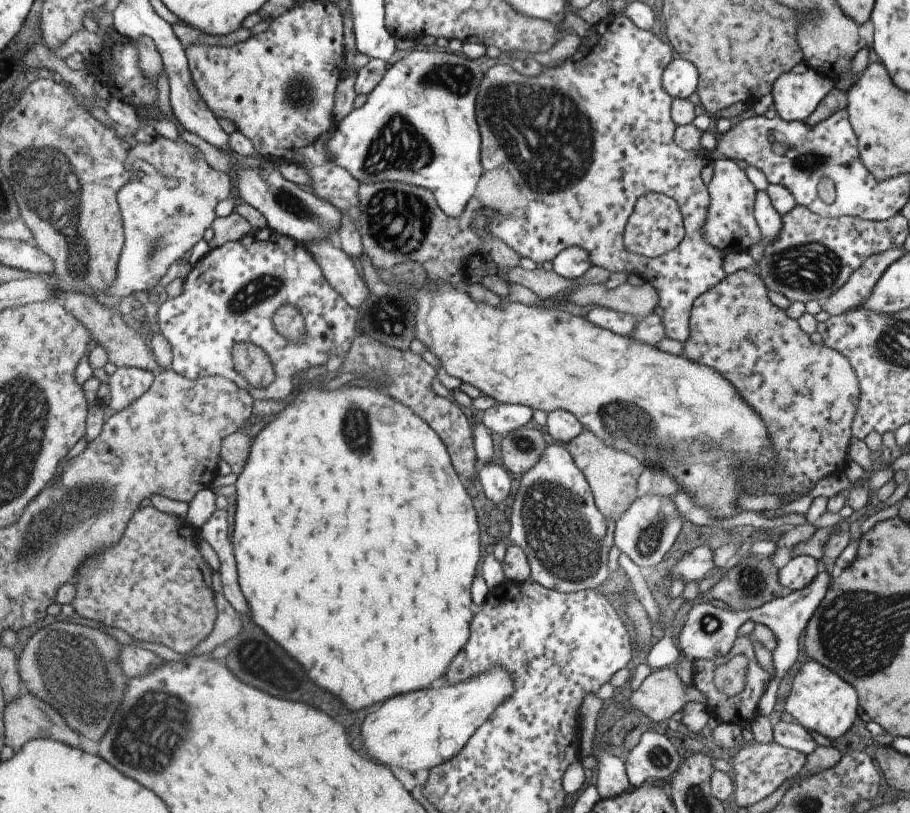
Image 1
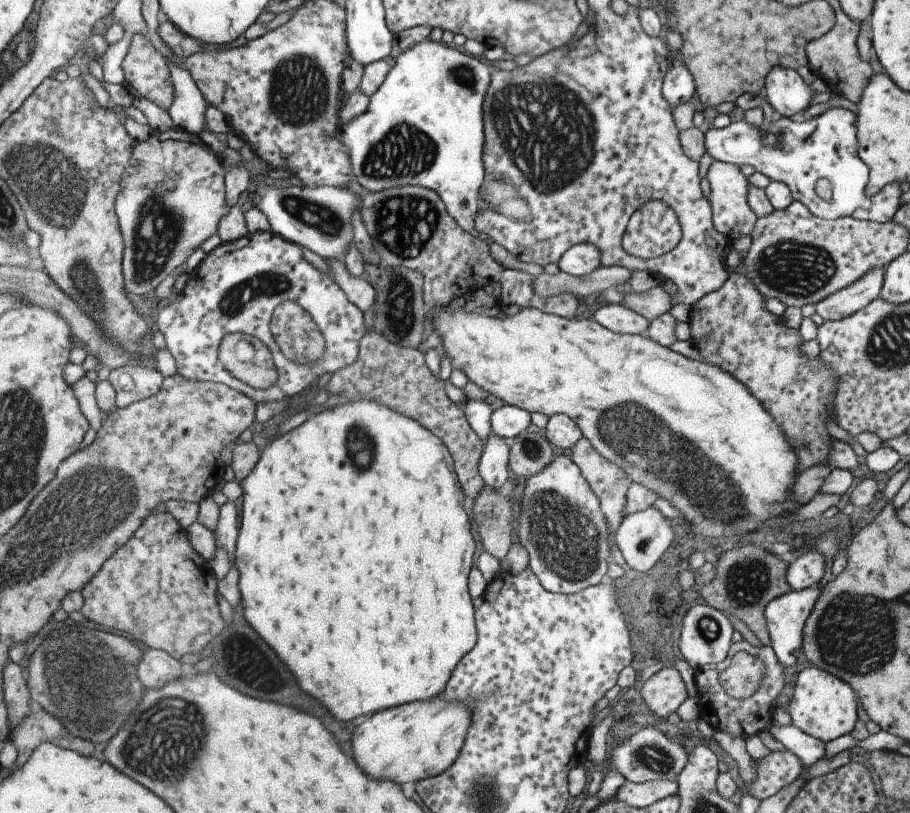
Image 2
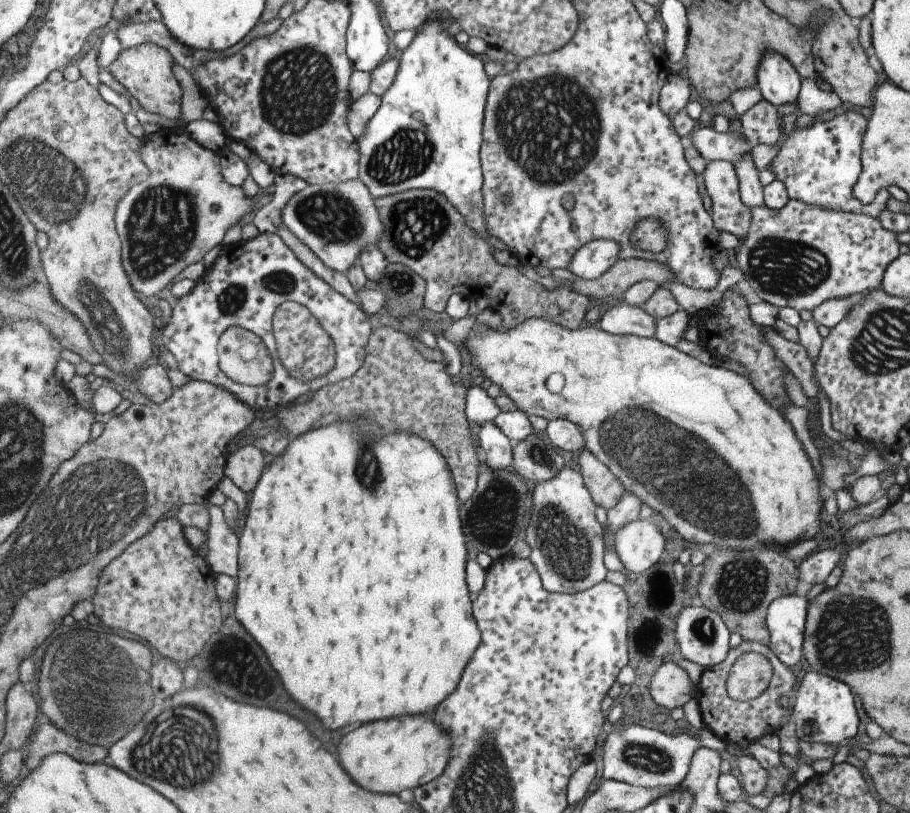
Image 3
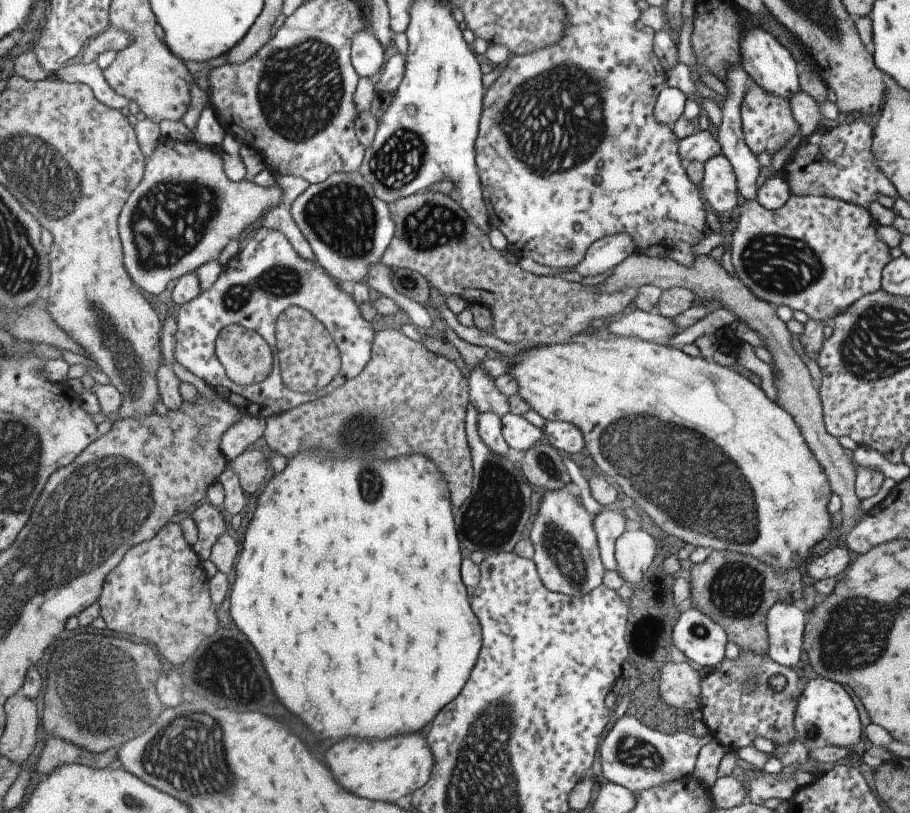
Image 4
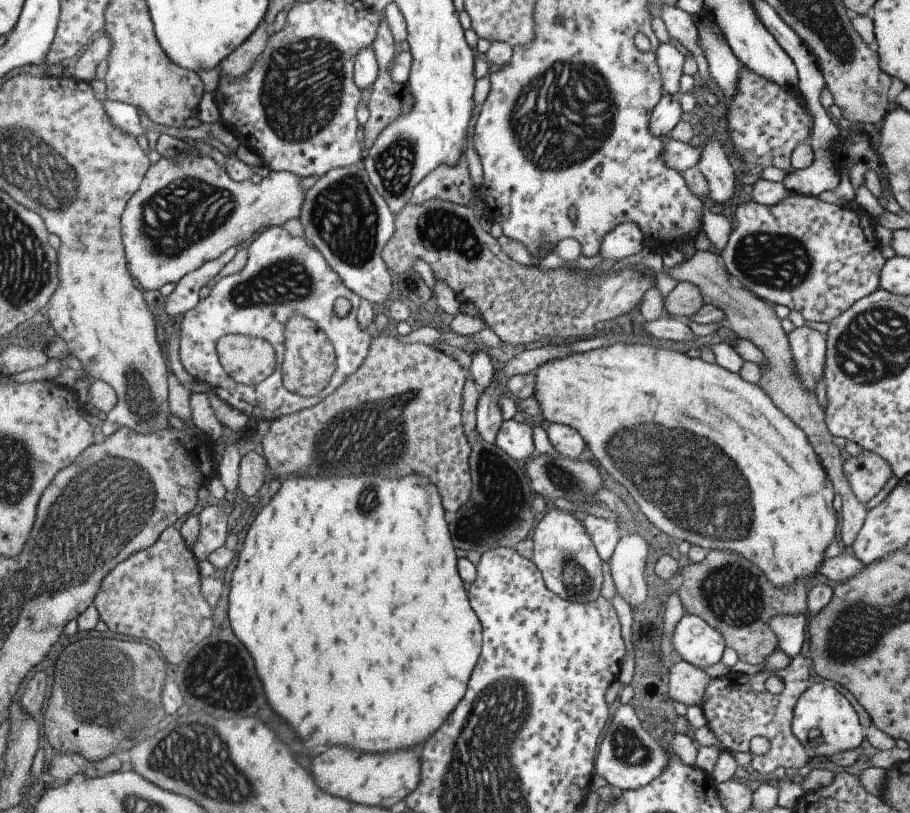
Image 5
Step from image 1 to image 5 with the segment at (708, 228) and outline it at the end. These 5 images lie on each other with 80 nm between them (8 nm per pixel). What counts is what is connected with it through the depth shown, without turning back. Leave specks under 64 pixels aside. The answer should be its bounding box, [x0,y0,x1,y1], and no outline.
[696,141,738,202]

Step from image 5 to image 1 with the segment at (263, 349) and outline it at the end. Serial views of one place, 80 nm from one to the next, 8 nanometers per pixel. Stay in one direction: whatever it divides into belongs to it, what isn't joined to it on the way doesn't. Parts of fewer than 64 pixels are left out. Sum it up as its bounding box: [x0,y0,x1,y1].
[231,342,276,388]

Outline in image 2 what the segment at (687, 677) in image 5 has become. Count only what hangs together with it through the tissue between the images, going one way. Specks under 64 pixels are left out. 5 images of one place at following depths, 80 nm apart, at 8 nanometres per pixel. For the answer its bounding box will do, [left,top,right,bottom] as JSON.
[640,667,687,718]

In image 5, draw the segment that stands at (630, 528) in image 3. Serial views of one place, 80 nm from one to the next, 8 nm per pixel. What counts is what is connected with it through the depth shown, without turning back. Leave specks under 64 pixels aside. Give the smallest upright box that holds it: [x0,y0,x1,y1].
[609,534,649,608]

